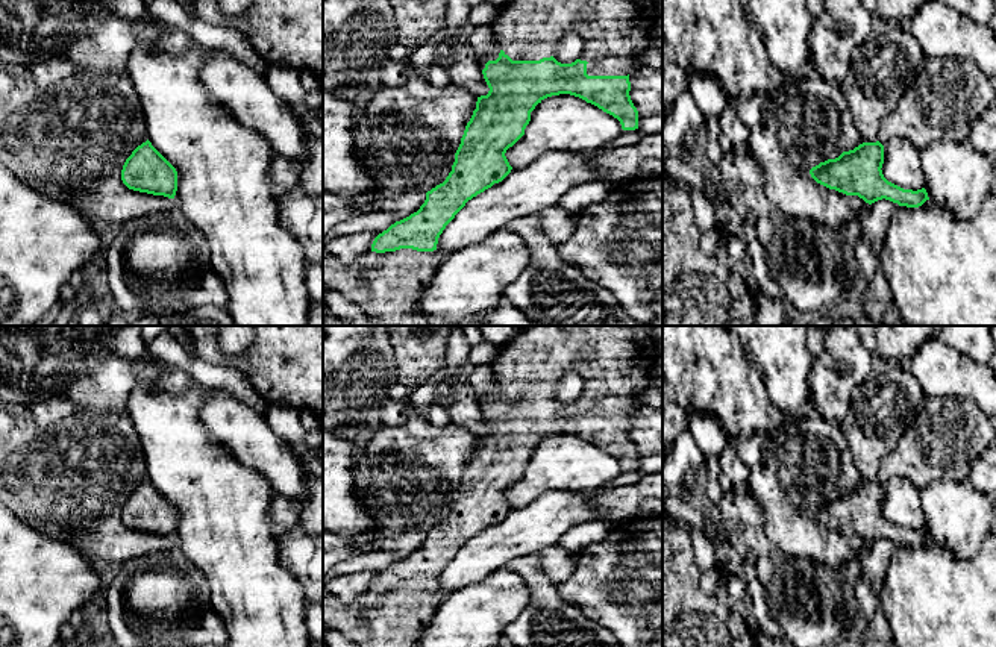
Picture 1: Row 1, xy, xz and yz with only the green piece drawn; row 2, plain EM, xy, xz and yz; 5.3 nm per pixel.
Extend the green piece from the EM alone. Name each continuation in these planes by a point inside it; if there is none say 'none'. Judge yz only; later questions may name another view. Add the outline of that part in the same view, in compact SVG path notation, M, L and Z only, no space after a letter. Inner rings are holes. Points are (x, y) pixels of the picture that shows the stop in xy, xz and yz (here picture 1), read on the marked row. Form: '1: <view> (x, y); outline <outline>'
none

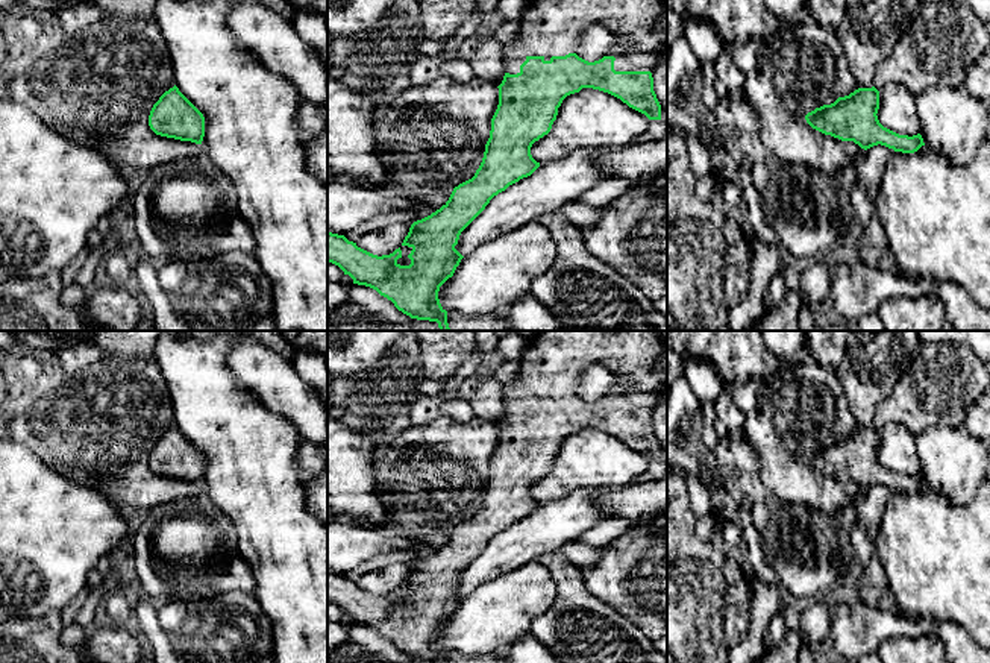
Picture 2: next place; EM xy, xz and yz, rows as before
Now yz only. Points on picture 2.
none

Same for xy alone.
none

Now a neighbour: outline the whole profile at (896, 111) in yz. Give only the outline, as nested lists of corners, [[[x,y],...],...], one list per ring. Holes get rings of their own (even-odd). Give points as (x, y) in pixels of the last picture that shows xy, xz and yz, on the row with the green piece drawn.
[[[888,83],[879,90],[879,123],[899,134],[917,135],[920,134],[920,120],[916,112],[916,96],[899,83]]]

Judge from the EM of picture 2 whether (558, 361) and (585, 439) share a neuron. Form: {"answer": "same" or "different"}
{"answer": "different"}

